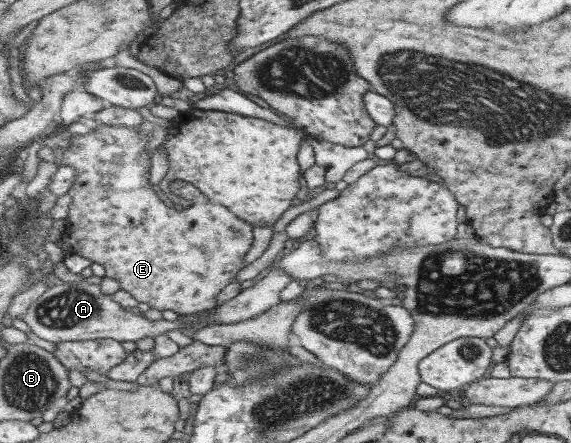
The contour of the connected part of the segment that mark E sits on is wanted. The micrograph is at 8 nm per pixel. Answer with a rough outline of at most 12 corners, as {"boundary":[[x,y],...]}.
{"boundary":[[98,124],[75,169],[64,251],[135,300],[214,311],[254,225],[169,209],[149,138]]}

